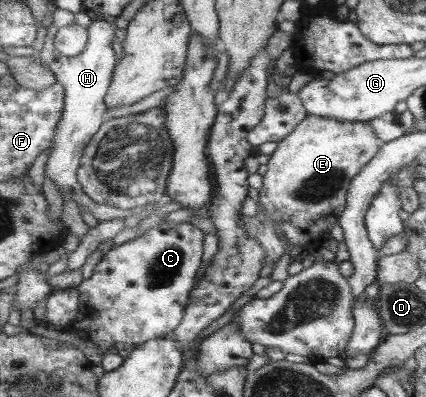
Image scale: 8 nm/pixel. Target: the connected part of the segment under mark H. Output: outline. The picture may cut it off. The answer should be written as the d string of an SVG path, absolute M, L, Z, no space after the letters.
M93 16L92 22L88 26L89 41L82 54L74 58L62 58L62 55L56 50L52 43L52 36L46 40L46 48L42 52L42 60L48 65L48 68L56 75L59 82L66 90L65 111L62 121L58 126L58 133L52 142L52 150L48 154L46 162L45 175L53 180L53 184L58 188L58 192L63 202L76 202L84 211L91 213L98 222L106 222L116 219L124 219L127 216L133 216L133 210L120 210L114 206L100 205L92 201L92 198L86 194L82 185L80 185L78 173L82 166L84 150L88 143L101 130L105 124L107 105L107 94L112 84L116 67L119 66L116 52L114 52L114 40L116 40L116 25L106 20Z

